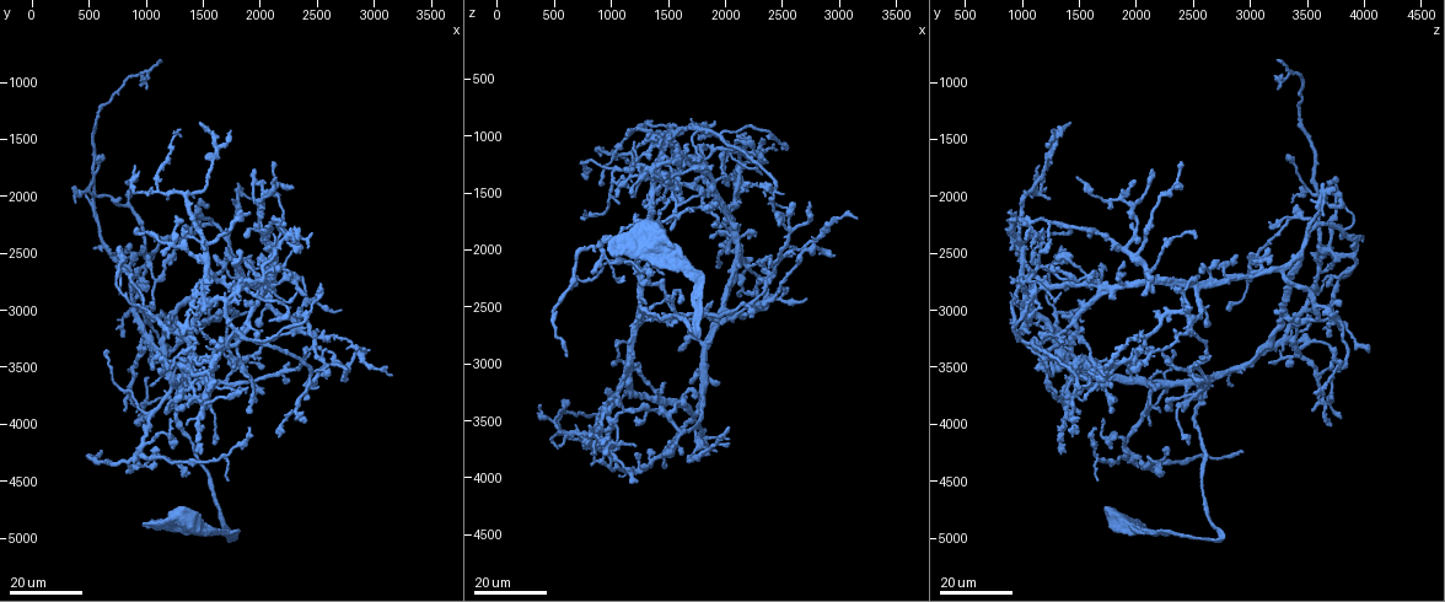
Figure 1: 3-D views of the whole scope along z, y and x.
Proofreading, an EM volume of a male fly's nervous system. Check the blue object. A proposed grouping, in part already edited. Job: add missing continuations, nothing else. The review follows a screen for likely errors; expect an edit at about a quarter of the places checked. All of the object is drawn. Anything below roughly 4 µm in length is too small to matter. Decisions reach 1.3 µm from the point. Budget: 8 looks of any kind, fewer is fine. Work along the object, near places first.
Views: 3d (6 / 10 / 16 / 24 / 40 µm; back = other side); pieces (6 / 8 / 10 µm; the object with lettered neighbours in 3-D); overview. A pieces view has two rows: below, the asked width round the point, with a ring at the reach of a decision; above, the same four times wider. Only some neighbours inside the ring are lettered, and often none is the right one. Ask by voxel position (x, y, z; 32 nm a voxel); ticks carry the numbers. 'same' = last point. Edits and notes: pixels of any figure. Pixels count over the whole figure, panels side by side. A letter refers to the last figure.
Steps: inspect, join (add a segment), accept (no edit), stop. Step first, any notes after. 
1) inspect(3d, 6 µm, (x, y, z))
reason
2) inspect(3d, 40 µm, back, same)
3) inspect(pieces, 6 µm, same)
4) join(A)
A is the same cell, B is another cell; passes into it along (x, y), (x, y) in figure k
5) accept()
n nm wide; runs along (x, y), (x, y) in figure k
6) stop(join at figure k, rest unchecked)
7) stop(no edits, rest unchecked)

inspect(3d, 16 µm, (1200, 3100, 1040))
branch stops here

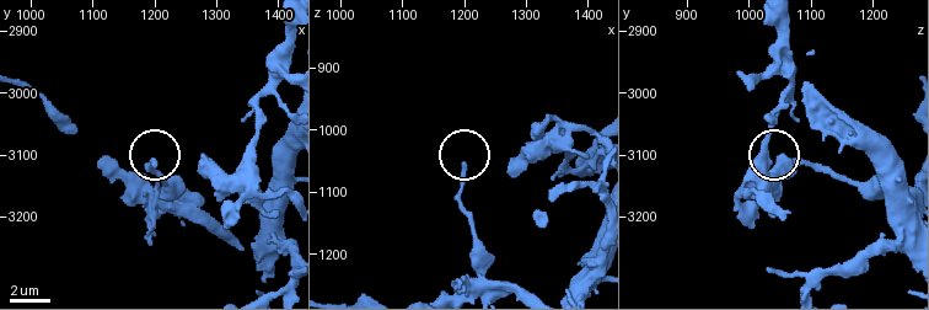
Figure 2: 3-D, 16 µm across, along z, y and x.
inspect(pieces, 6 µm, (1195, 3115, 1055))
what lies round it

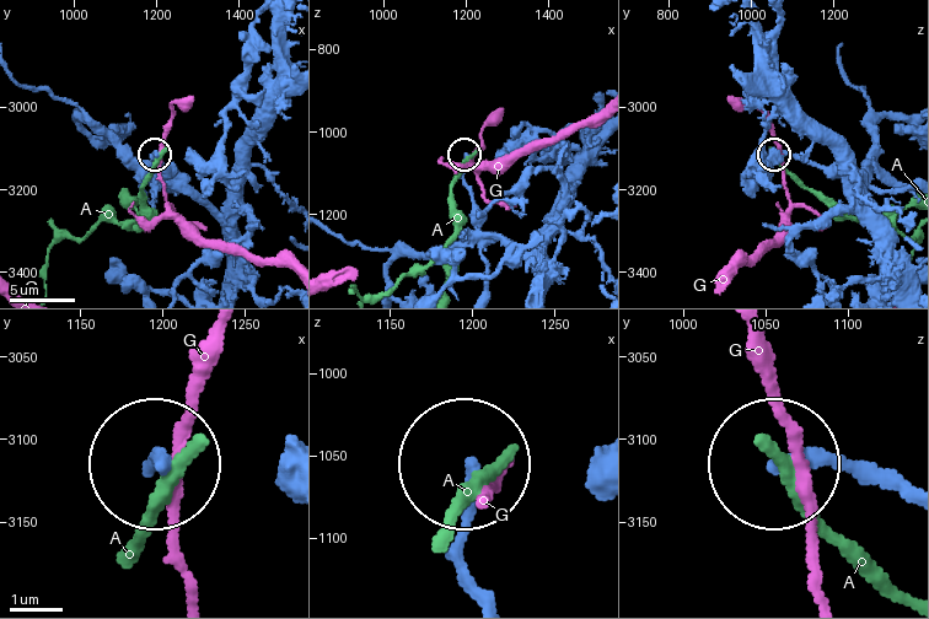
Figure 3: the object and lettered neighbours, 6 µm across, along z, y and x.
accept()
A and G are other cells; runs along (897, 494), (819, 458), (783, 458) in figure 3; none of them fits

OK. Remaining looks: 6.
inspect(3d, 24 µm, (1580, 2540, 2880))
an open end

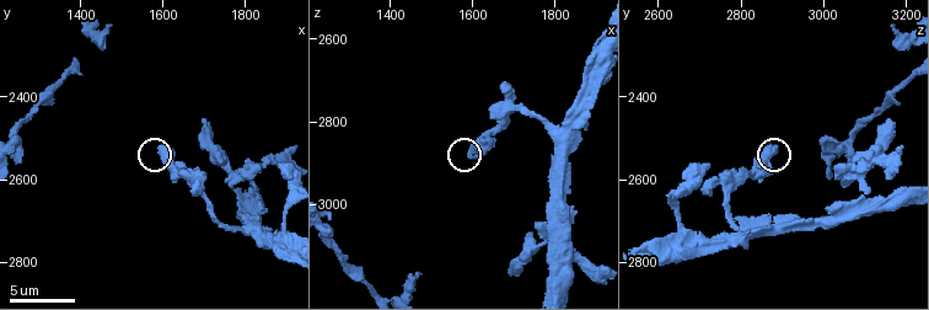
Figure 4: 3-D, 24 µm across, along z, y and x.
inspect(3d, 6 µm, (1605, 2520, 2880))

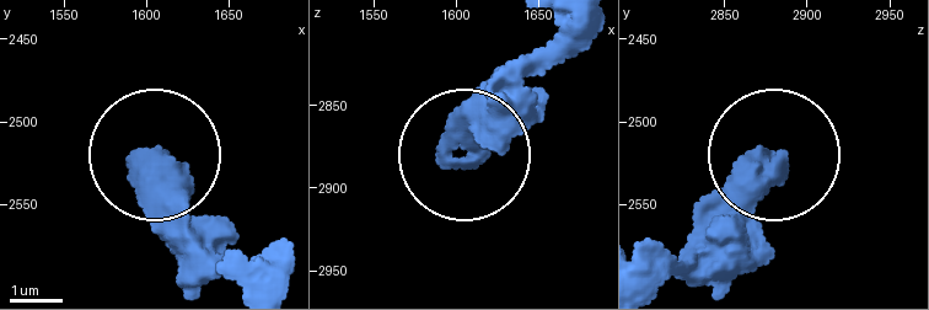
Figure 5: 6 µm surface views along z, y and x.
inspect(pieces, 8 µm, (1610, 2528, 2884))

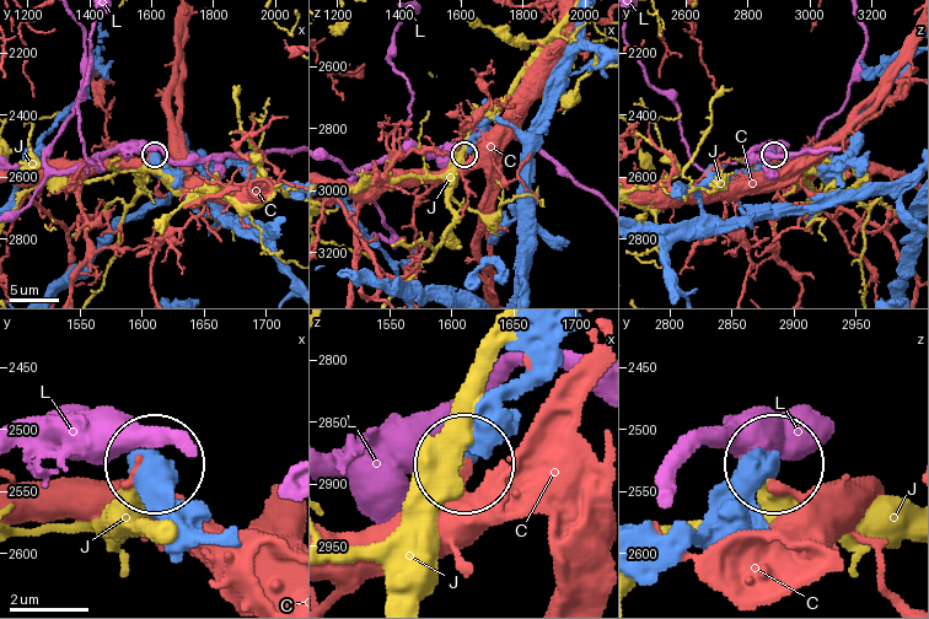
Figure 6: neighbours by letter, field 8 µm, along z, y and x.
accept()
C, J and L are other cells; runs along (662, 563), (768, 467) in figure 6; none of them fits

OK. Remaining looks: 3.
inspect(3d, 24 µm, (1120, 800, 3260))
free end

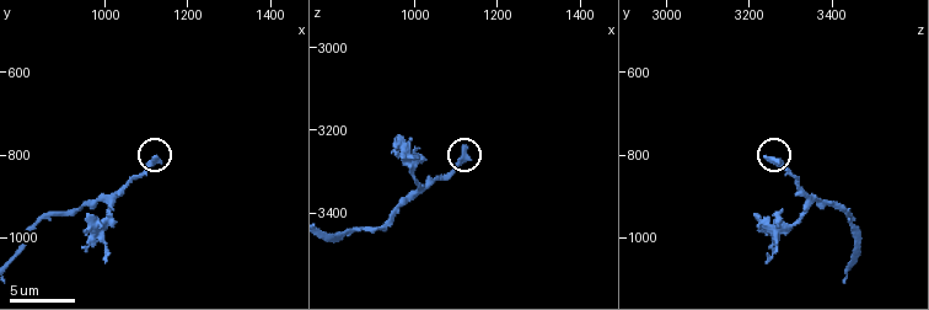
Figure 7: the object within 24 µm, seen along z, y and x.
inspect(pieces, 8 µm, (1120, 810, 3245))
what lies round it

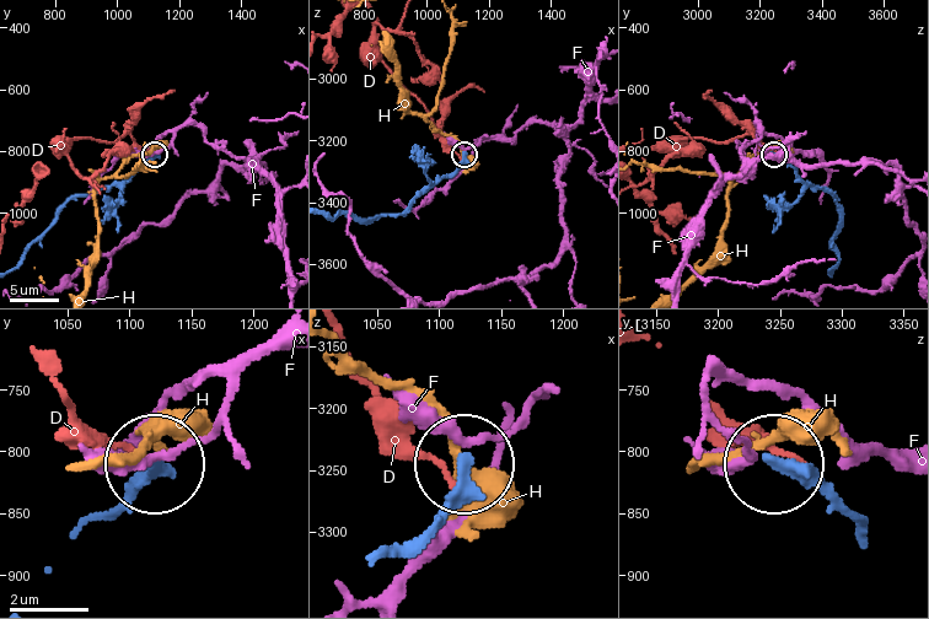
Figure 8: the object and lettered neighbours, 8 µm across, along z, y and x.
accept()
260 nm wide; D, F and H are other cells; no lettered segment goes on from it

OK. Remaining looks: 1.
stop(no edits, rest unchecked)

